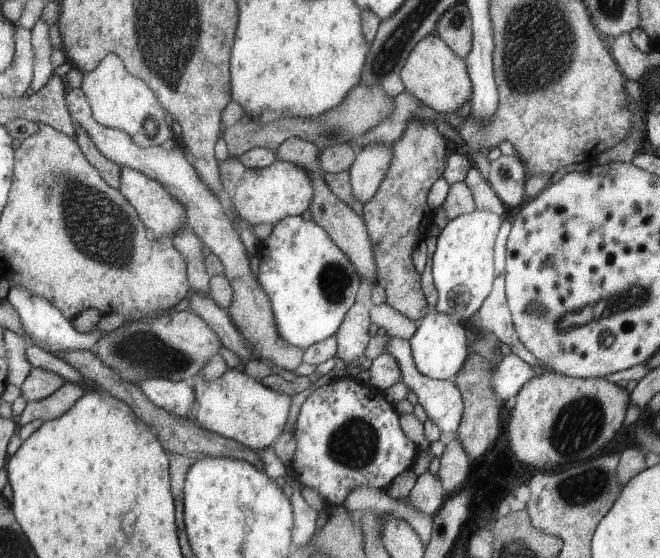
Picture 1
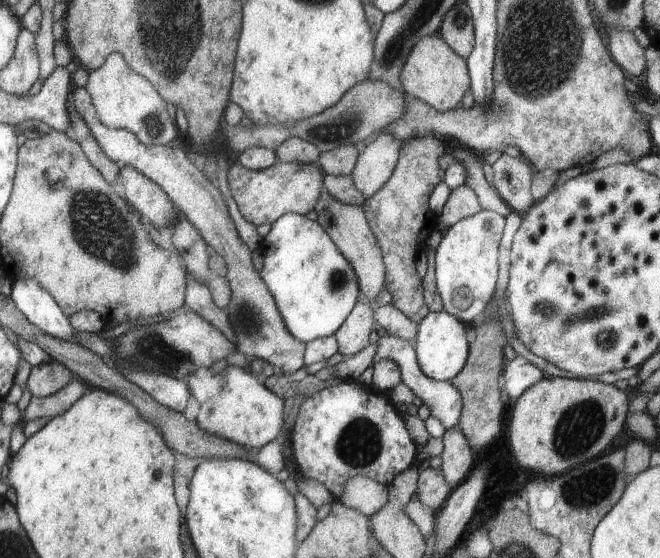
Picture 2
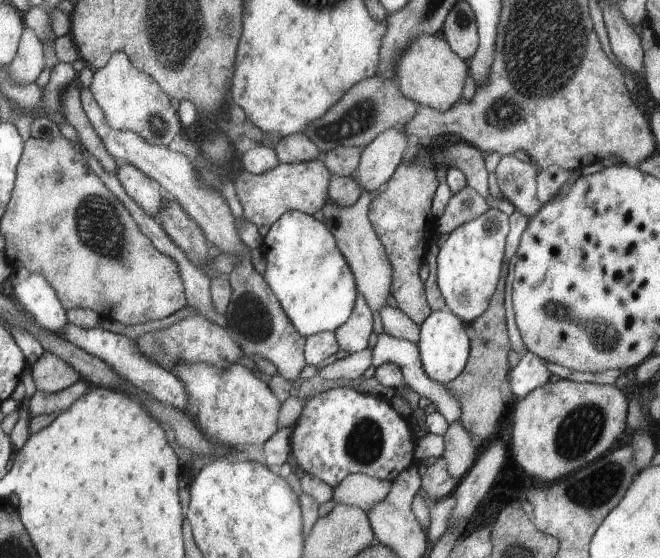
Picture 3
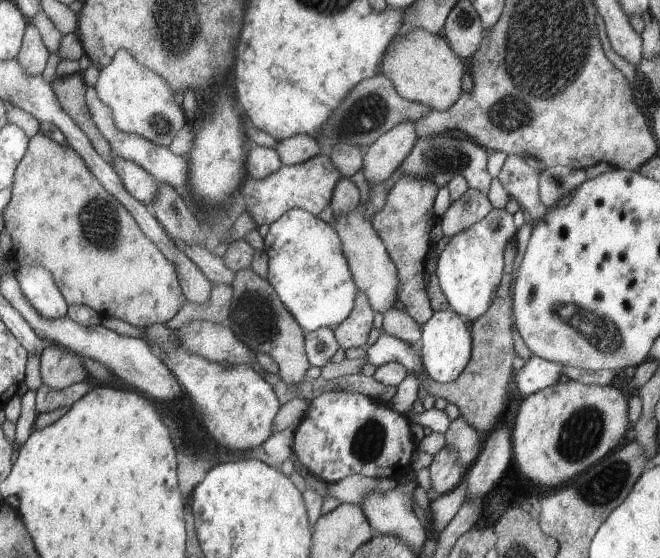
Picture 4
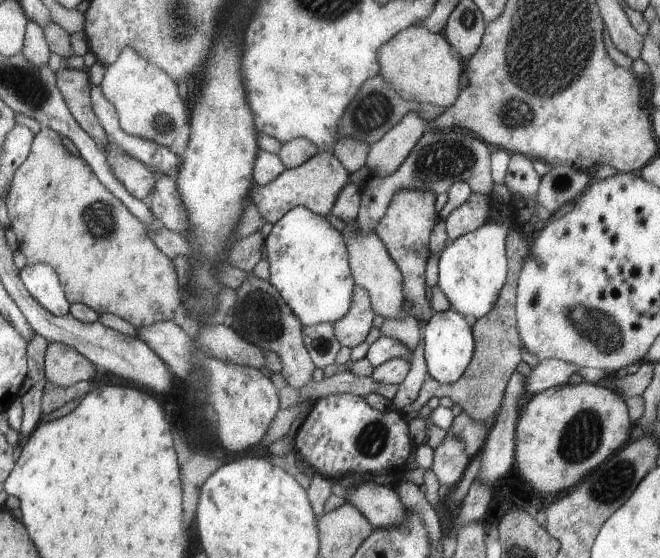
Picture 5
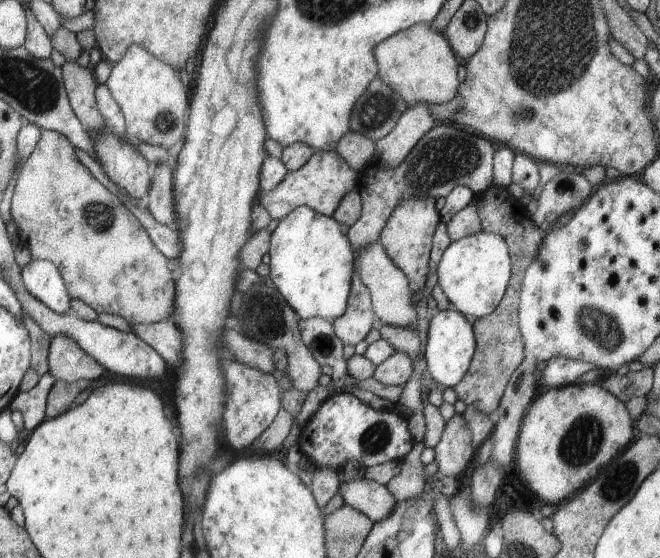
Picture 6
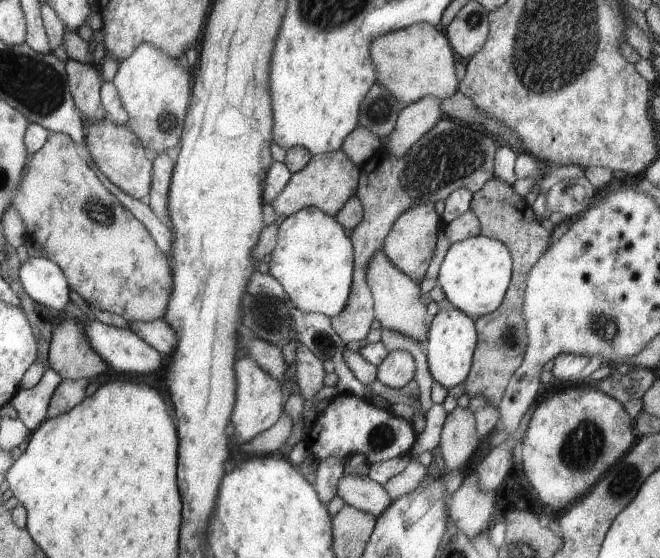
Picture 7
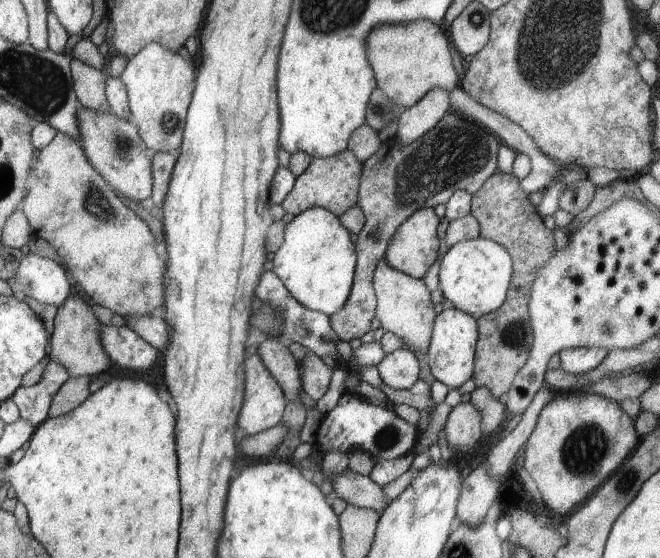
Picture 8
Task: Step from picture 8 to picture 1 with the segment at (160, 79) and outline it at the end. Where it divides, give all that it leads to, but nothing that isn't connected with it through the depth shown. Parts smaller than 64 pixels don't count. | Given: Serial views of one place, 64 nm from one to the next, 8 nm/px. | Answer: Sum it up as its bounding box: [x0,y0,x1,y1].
[79,54,171,148]

